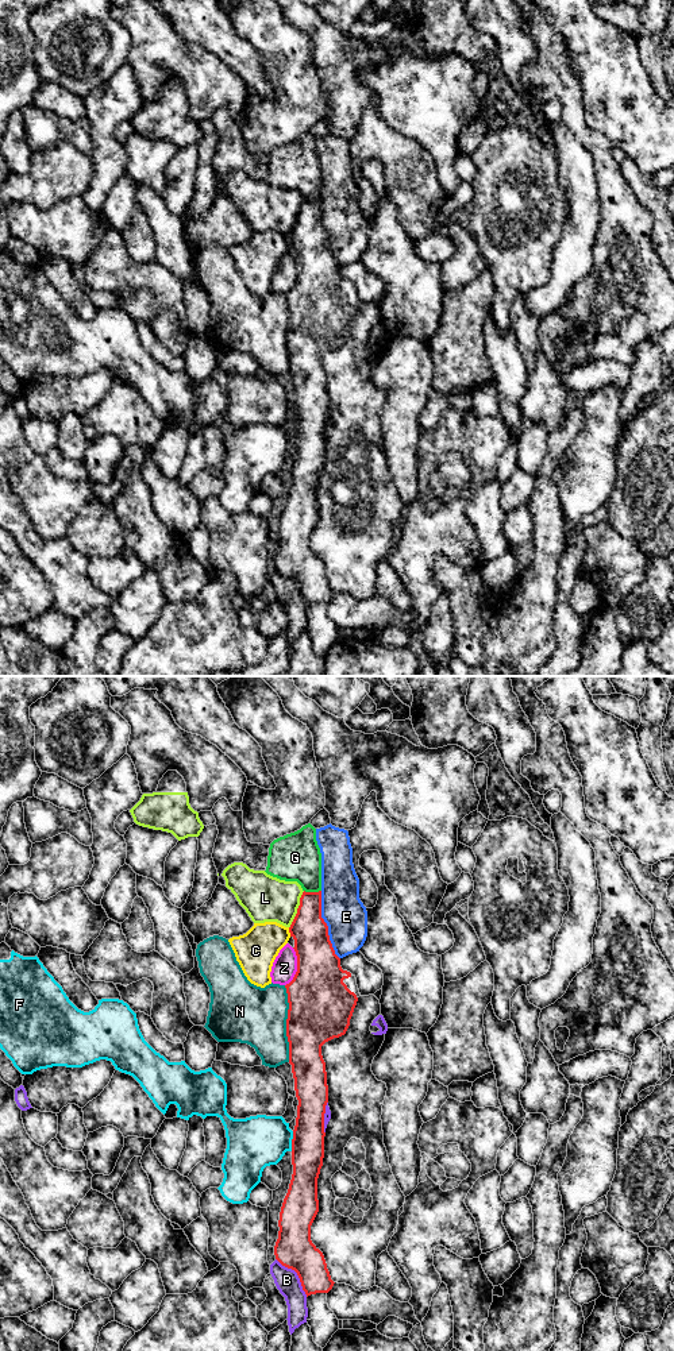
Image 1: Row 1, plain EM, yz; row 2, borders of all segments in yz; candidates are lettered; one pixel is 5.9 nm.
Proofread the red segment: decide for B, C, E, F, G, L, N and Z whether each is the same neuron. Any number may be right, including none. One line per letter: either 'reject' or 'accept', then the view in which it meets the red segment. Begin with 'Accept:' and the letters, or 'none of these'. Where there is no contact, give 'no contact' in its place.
Accept: none of these
B: reject | yz
C: reject | yz
E: reject | yz
F: reject | yz
G: reject | yz
L: reject | yz
N: reject | yz
Z: reject | yz

